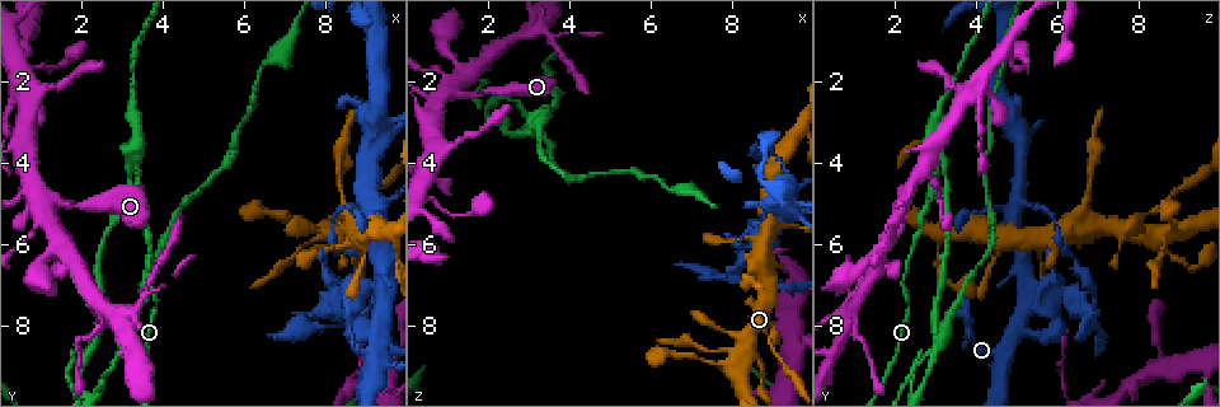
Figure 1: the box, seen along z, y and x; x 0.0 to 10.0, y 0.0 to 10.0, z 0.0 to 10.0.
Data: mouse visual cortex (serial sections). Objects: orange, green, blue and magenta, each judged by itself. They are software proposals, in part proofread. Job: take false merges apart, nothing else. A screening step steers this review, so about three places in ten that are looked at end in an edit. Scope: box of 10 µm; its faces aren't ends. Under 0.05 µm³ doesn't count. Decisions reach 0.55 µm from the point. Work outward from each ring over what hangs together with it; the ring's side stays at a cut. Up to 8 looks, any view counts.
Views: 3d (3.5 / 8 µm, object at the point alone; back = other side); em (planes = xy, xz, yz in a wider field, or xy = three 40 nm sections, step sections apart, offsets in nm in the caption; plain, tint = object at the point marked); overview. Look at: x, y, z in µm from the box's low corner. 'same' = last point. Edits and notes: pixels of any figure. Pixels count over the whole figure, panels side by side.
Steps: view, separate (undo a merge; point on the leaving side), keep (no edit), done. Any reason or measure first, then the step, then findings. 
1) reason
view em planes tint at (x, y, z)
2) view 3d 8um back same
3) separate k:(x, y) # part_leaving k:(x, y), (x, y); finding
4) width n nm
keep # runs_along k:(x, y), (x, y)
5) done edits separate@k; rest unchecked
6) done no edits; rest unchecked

side arm on a straight run
view 3d 3.5um back at (3.25, 3.95, 3.10)

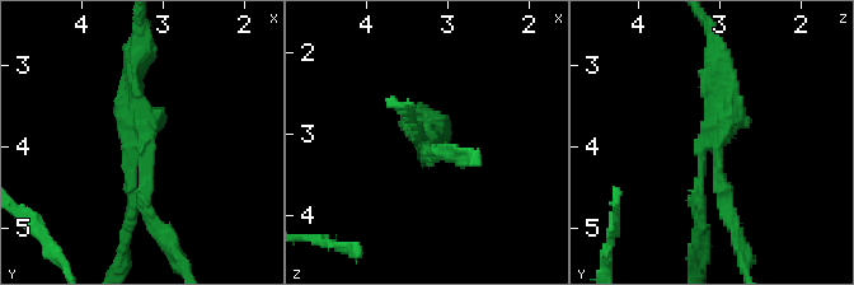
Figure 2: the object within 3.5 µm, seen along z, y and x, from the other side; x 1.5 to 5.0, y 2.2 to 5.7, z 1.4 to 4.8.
arms 3; arm_widths 150, 150, 250 nm; shape alone is not enough
view em xy step 3 tint at (3.25, 3.95, 3.05)

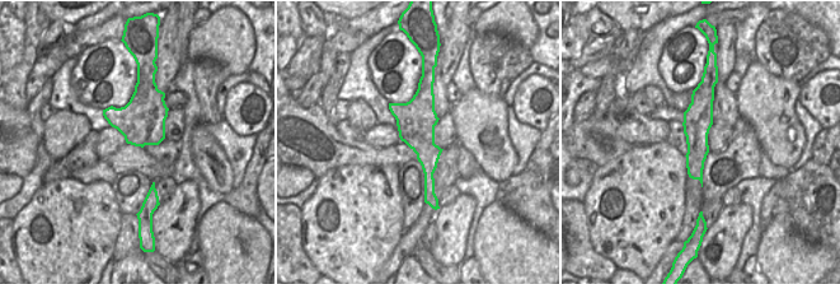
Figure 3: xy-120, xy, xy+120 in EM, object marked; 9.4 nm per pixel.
separate 2:(144, 195) # part_leaving 2:(142, 143), (142, 201), (174, 252); two cells meet here

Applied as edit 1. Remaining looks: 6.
looks like a crossing
view 3d 3.5um at (1.35, 4.95, 2.30)

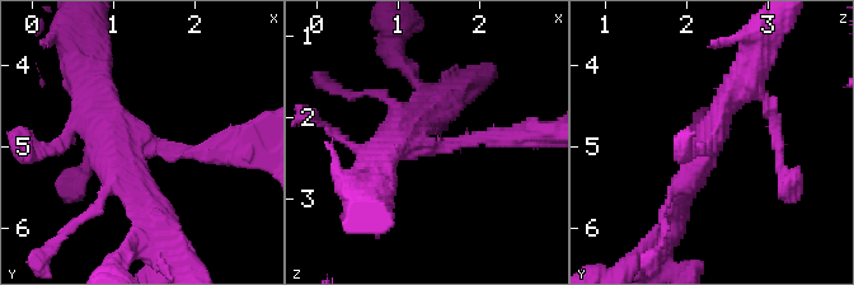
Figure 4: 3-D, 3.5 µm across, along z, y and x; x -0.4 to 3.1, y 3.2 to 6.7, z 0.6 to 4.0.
view em planes plain at (1.35, 4.95, 2.30)

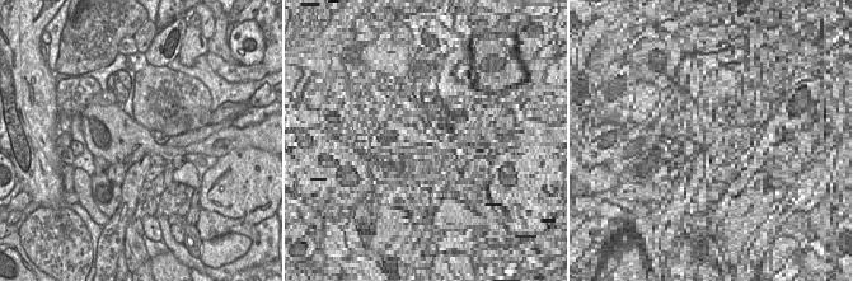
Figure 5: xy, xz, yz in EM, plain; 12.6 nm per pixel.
view em planes tint same

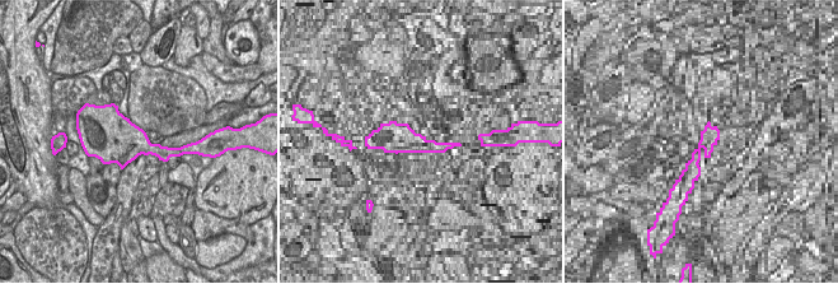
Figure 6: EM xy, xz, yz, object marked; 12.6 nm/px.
arms 4; arm_widths 150, 250, 300, 350 nm
keep # runs_along 4:(221, 152), (127, 136), (85, 85); one cell here

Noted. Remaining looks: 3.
three arms meet
view 3d 3.5um back at (2.65, 7.65, 0.95)

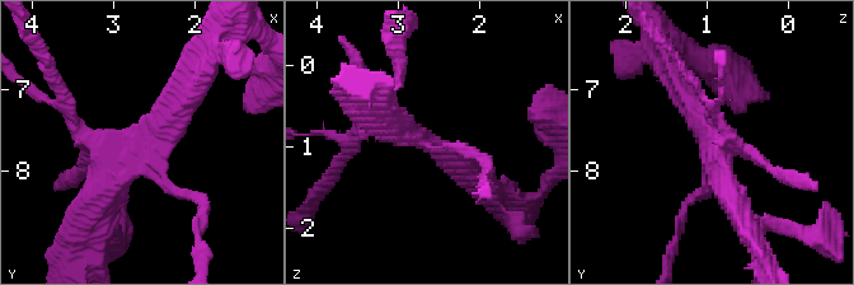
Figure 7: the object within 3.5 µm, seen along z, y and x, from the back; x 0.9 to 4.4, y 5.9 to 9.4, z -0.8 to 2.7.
shape alone is not enough
view em planes tint at (2.65, 7.65, 0.95)

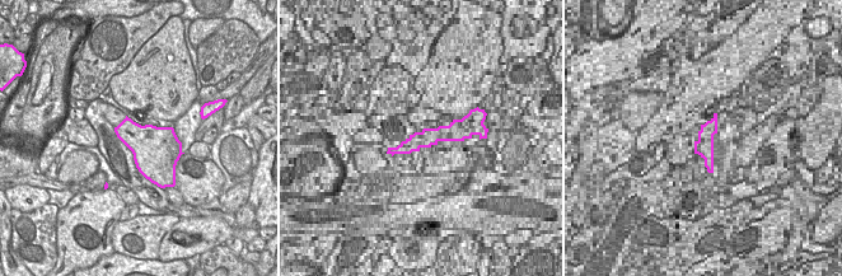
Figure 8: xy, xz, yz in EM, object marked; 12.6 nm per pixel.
keep # all the same cell

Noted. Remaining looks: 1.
done edits separate@2; rest unchecked

